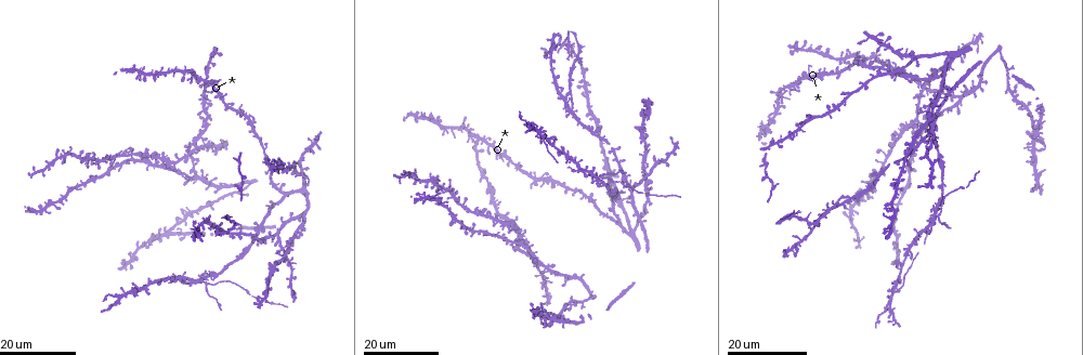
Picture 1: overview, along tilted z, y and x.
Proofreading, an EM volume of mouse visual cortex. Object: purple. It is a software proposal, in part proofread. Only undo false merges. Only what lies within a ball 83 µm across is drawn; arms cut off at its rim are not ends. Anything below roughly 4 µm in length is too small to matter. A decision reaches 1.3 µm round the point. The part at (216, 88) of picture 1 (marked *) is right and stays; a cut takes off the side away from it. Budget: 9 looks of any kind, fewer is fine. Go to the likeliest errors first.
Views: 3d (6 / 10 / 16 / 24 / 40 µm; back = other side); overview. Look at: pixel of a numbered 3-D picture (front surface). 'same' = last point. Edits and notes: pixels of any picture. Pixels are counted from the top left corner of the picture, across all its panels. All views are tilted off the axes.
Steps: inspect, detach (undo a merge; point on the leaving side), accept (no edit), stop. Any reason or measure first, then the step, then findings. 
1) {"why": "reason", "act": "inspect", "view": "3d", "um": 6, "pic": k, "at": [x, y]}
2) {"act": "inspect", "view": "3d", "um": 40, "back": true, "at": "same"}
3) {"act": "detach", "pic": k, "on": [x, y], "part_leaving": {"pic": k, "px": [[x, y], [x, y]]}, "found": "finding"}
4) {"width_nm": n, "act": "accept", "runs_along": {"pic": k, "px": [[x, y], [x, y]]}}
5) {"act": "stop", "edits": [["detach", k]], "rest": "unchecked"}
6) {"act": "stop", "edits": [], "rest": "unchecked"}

{"why": "arms part here", "act": "inspect", "view": "3d", "um": 24, "pic": 1, "at": [205, 281]}

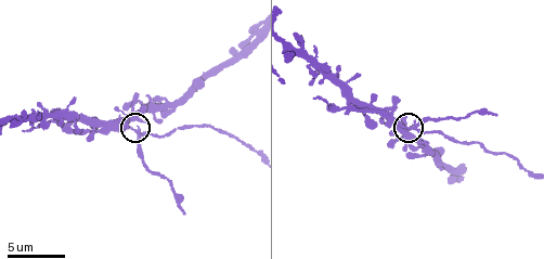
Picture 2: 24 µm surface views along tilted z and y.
{"act": "inspect", "view": "3d", "um": 6, "pic": 2, "at": [133, 132]}

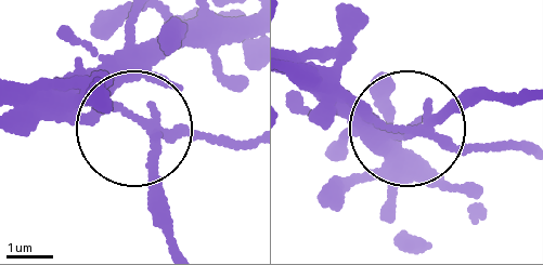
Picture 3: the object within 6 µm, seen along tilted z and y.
{"arms": 3, "act": "detach", "pic": 3, "on": [164, 191], "part_leaving": {"pic": 3, "px": [[162, 129], [157, 190], [180, 247]]}, "found": "a second neuron is stuck on"}

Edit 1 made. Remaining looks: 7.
{"act": "inspect", "view": "overview"}

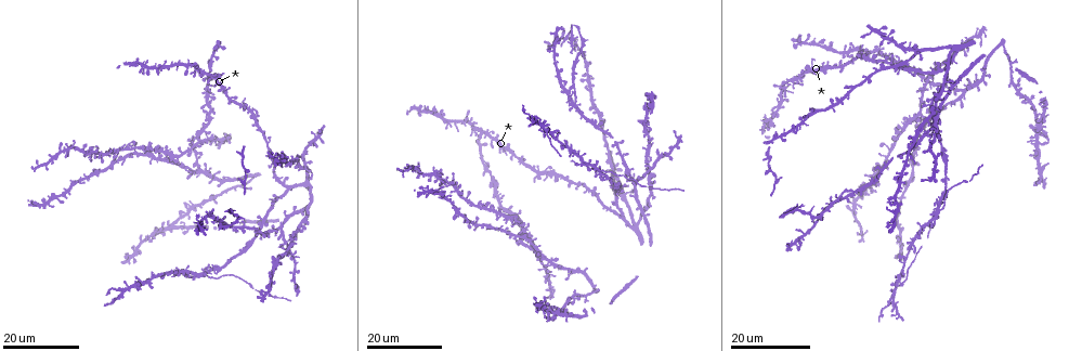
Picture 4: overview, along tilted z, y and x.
{"why": "three arms meet", "act": "inspect", "view": "3d", "um": 16, "pic": 4, "at": [902, 284]}

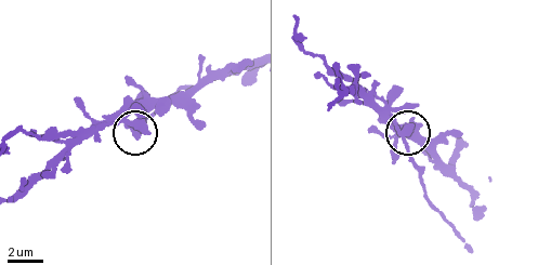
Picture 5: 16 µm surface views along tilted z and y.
{"act": "inspect", "view": "3d", "um": 10, "pic": 5, "at": [405, 134]}

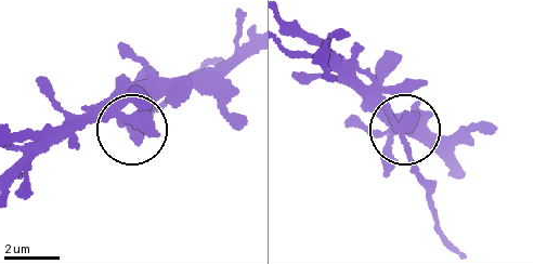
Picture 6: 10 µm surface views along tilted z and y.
{"arms": 3, "act": "accept", "found": "one neuron here"}

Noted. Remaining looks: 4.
{"why": "four arms meet", "act": "inspect", "view": "3d", "um": 16, "pic": 4, "at": [124, 290]}

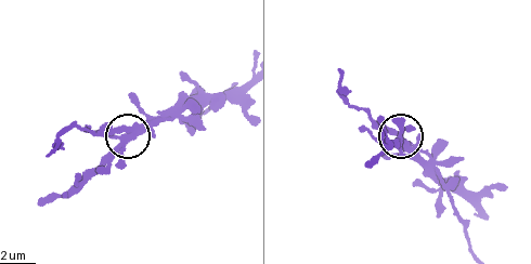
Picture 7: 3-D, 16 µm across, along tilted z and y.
{"act": "inspect", "view": "3d", "um": 6, "pic": 7, "at": [123, 143]}

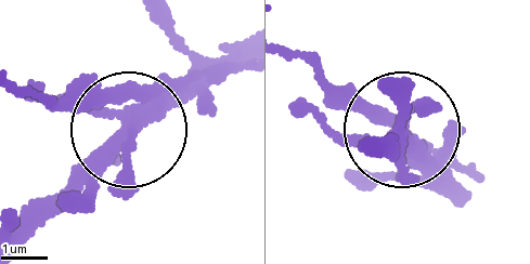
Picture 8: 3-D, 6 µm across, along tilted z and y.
{"act": "inspect", "view": "3d", "um": 6, "back": true, "pic": 8, "at": [131, 125]}

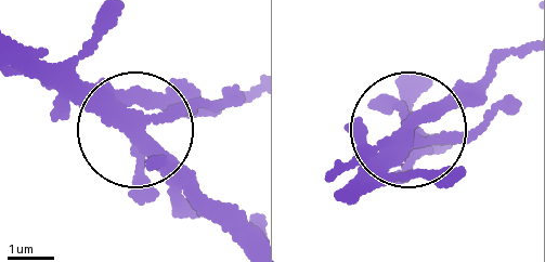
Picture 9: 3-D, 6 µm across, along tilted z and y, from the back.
{"act": "accept", "runs_along": {"pic": 9, "px": [[22, 54], [98, 95], [246, 227]]}, "found": "one neuron here"}

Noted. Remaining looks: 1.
{"act": "stop", "edits": [["detach", 3]], "rest": "unchecked"}

